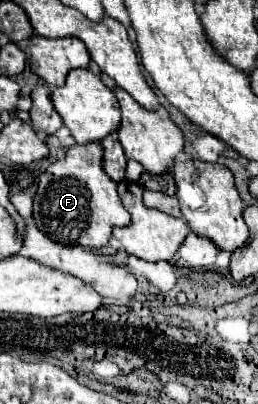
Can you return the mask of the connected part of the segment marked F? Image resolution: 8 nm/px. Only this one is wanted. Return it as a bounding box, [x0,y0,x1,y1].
[33,142,131,248]

